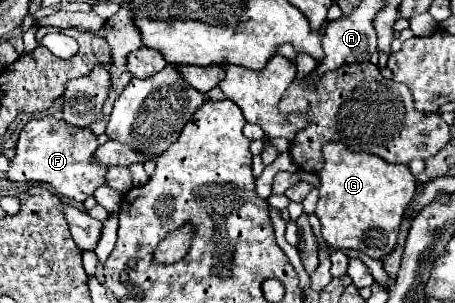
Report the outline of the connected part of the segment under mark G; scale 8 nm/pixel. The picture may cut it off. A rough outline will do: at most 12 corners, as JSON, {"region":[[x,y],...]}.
{"region":[[323,147],[315,215],[331,249],[387,257],[407,165]]}

